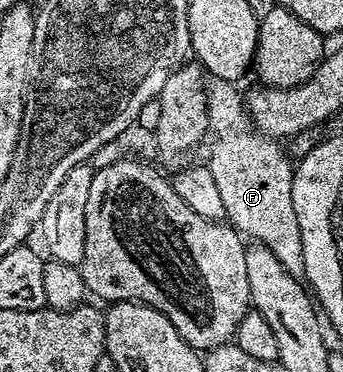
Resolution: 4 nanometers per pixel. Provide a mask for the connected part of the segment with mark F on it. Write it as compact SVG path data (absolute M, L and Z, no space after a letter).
M218 80L207 86L208 127L211 136L216 136L216 142L212 145L212 158L207 158L206 164L222 194L224 216L227 224L237 233L274 251L278 263L282 263L290 275L303 278L302 237L292 198L293 162L286 153L284 158L283 151L276 146L279 144L273 138L256 132L242 93L240 97L236 88L231 81Z

